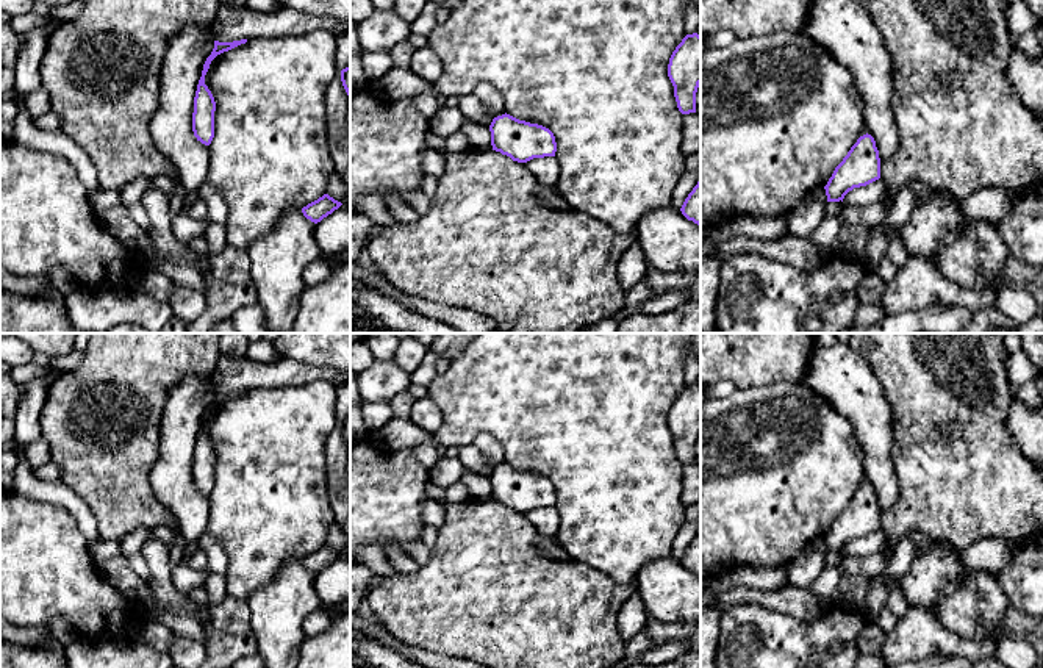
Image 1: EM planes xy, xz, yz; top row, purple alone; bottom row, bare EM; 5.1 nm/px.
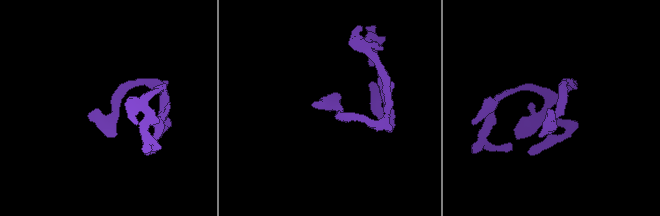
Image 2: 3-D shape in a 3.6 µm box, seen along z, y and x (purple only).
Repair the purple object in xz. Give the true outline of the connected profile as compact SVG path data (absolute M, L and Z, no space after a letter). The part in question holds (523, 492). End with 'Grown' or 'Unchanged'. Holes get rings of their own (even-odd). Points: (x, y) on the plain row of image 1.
M505 463L493 469L489 482L493 501L513 512L527 513L533 508L555 507L555 487L543 476L519 471Z. Unchanged

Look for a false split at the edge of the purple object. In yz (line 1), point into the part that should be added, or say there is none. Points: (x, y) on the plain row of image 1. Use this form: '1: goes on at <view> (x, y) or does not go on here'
1: does not go on here

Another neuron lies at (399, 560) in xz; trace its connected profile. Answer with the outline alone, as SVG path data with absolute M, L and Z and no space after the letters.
M388 541L386 546L386 557L389 558L391 565L397 573L416 573L421 565L416 560L410 560L397 546L396 541Z

